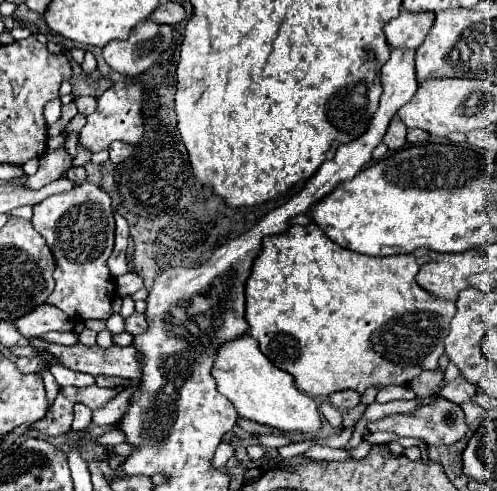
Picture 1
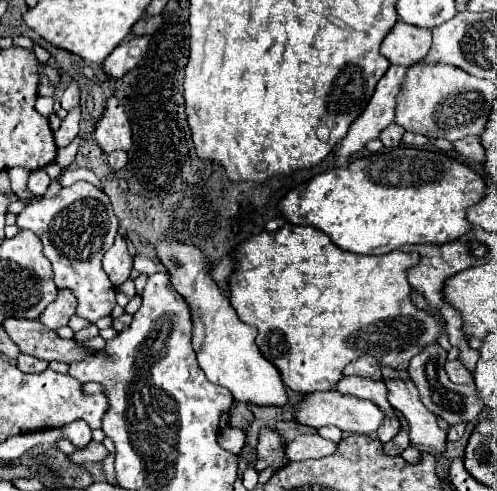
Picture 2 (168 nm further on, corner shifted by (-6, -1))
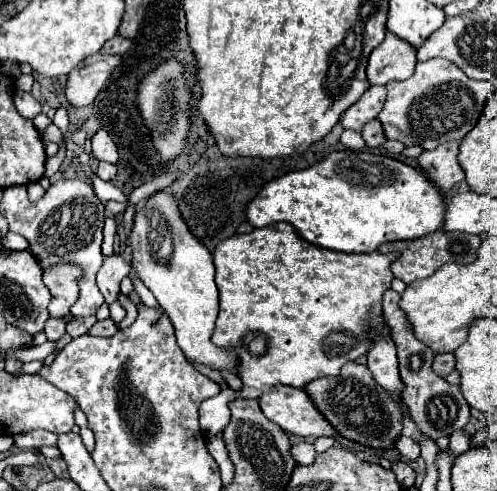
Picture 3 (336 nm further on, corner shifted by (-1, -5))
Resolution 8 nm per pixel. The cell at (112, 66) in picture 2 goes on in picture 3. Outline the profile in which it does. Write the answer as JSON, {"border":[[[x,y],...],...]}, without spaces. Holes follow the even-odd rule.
{"border":[[[94,54],[80,62],[68,76],[66,84],[66,98],[72,106],[86,106],[92,104],[94,98],[100,94],[102,86],[110,78],[110,74],[122,64],[120,54]]]}

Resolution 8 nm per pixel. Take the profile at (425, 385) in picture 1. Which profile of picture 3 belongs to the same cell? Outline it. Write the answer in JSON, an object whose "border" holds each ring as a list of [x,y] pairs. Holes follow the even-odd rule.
{"border":[[[388,290],[384,294],[384,314],[386,322],[392,328],[392,340],[398,346],[398,362],[400,362],[400,378],[404,382],[404,402],[410,408],[412,418],[420,426],[420,430],[430,438],[450,436],[454,430],[462,430],[470,420],[470,406],[462,398],[462,392],[456,384],[448,384],[444,378],[436,376],[432,370],[434,352],[428,350],[424,342],[418,342],[414,338],[414,330],[410,330],[410,322],[406,322],[406,314],[402,314],[402,308],[398,306],[400,294],[394,290]]]}

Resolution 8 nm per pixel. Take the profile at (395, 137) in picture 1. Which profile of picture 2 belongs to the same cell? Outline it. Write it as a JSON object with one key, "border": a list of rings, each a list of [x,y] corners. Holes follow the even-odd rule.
{"border":[[[389,124],[387,130],[383,130],[383,132],[379,134],[379,140],[381,140],[387,148],[393,148],[393,146],[399,146],[403,132],[405,132],[405,130],[399,128],[397,124]]]}

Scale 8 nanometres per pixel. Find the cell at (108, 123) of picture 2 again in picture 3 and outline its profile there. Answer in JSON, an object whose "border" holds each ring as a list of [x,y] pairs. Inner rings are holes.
{"border":[[[100,128],[94,136],[92,136],[92,154],[98,158],[98,160],[104,160],[104,162],[118,162],[118,148],[114,144],[114,140],[110,138],[108,130]]]}

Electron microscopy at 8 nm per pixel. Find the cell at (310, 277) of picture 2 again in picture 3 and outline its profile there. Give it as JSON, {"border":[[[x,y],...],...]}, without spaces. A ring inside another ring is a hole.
{"border":[[[278,222],[266,228],[256,228],[250,234],[226,238],[214,250],[220,314],[212,342],[216,346],[232,346],[240,358],[238,376],[244,386],[252,386],[262,392],[270,392],[284,384],[306,388],[312,380],[338,376],[346,362],[368,354],[374,344],[374,326],[378,322],[390,332],[382,314],[382,298],[394,280],[390,270],[394,258],[398,258],[398,252],[342,254],[318,248],[296,234],[288,222]]]}

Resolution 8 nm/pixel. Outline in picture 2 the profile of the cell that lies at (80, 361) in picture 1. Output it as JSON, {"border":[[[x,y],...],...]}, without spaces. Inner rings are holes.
{"border":[[[5,318],[3,328],[23,354],[31,354],[45,362],[59,360],[59,362],[71,364],[71,362],[83,358],[83,354],[93,352],[93,350],[77,346],[73,340],[59,338],[53,330],[43,326],[39,320]]]}

